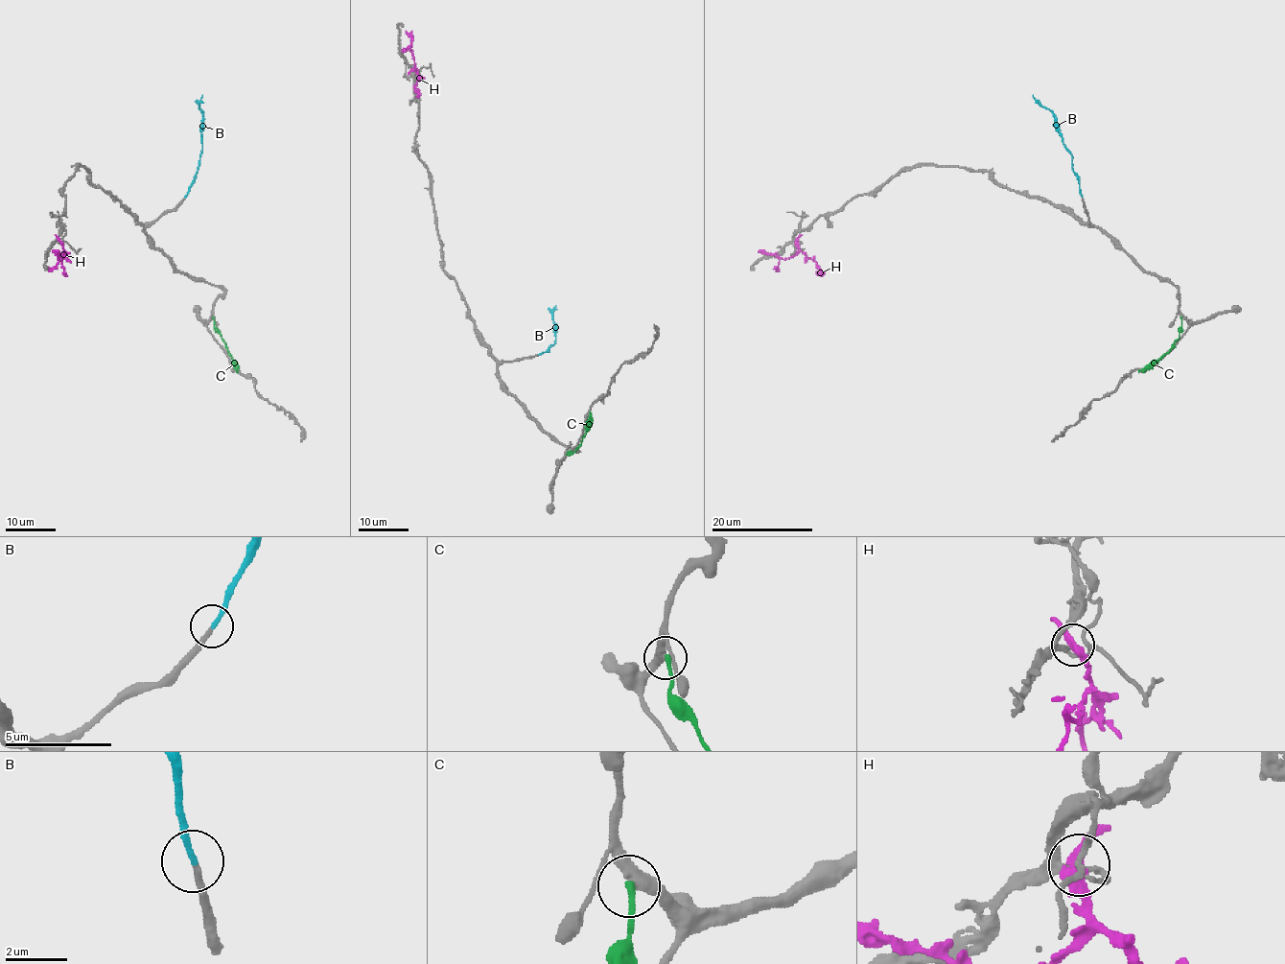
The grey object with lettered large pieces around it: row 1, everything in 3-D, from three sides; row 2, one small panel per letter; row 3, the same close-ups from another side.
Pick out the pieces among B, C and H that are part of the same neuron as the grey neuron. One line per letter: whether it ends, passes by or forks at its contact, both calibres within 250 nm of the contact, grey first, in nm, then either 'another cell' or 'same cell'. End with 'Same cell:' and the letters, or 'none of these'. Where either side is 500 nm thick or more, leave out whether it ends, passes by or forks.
B: it ends; calibres 200 and 180 nm; same cell
C: it ends; calibres 400 and 200 nm; another cell
H: it forks; calibres 180 and 300 nm; another cell
Same cell: B

